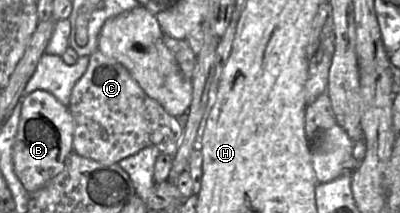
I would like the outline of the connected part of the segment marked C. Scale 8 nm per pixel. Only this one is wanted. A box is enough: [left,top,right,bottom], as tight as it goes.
[67,50,183,164]

